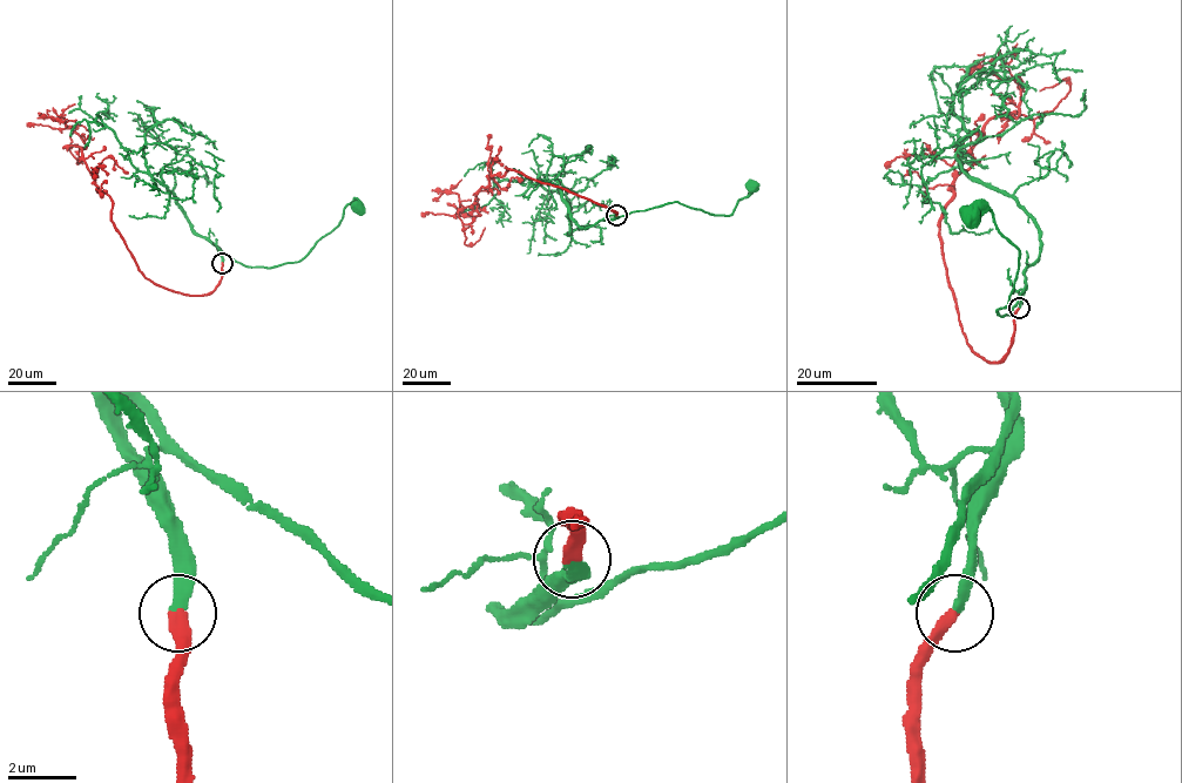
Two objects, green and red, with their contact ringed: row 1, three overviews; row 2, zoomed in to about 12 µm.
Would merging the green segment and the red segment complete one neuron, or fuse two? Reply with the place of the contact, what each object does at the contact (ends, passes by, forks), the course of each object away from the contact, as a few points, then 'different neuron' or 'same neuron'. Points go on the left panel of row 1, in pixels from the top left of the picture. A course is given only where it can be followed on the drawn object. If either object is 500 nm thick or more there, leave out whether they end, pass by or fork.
place (222, 263); green ends; red ends; course green (222, 262), (221, 251), (245, 265), (270, 268), (301, 261), (336, 228), (348, 204), (357, 208); course red (222, 262), (220, 284), (202, 295), (147, 278), (82, 149), (63, 147), (79, 126), (90, 133); same neuron

